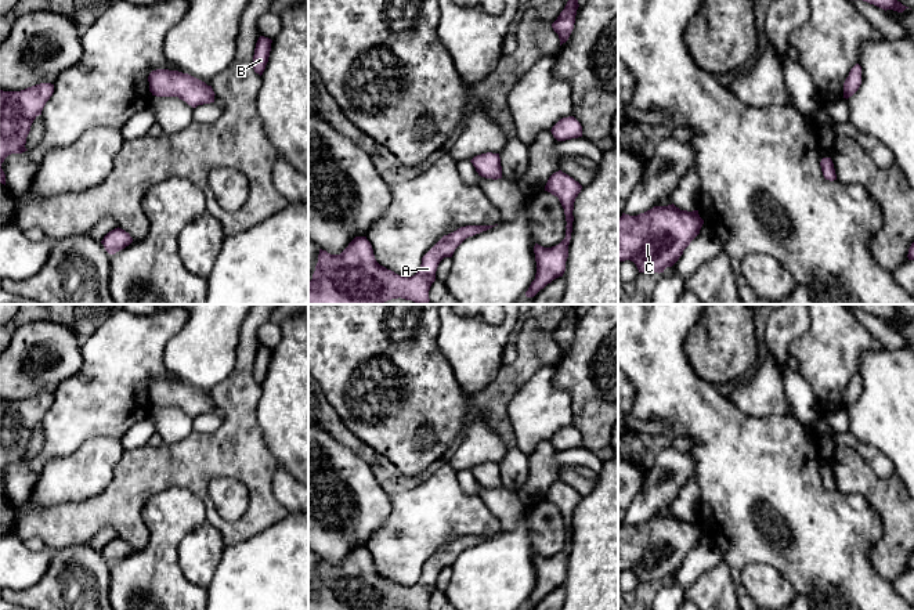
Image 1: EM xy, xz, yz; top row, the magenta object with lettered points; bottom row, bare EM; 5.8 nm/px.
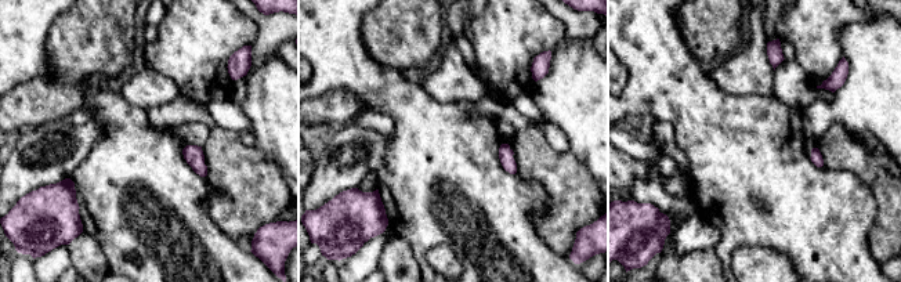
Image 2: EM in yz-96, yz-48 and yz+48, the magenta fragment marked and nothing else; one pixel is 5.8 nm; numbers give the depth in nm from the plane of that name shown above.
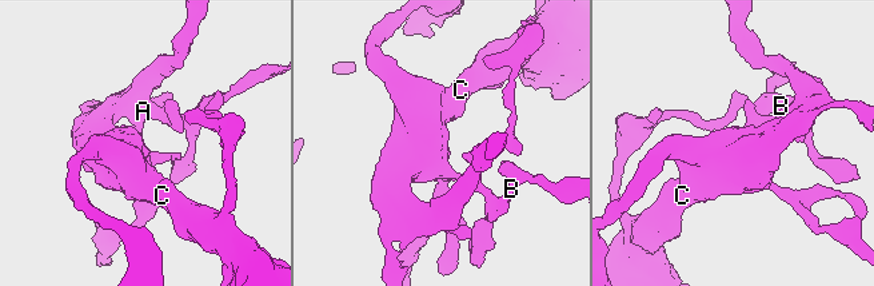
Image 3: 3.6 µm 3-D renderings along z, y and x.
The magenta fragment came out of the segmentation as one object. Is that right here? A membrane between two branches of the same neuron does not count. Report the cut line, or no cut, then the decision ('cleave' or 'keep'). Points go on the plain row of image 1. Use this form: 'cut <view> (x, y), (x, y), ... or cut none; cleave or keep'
cut none; keep

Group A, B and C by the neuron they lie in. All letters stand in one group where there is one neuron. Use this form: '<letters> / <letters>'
A B C

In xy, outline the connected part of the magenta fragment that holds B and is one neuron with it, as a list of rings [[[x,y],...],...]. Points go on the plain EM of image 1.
[[[260,346],[253,365],[253,379],[260,386],[263,385],[265,375],[268,372],[272,350],[264,346]]]

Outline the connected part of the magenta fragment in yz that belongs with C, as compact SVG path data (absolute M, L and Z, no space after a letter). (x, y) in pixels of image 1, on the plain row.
M673 513L654 516L637 526L622 523L618 528L618 570L633 571L639 582L664 582L679 570L683 560L700 544L702 534L698 520L680 520Z

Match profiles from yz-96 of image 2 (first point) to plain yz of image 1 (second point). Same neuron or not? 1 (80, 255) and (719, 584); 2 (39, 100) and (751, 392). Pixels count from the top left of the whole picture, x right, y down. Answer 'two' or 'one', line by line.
1: one
2: two

